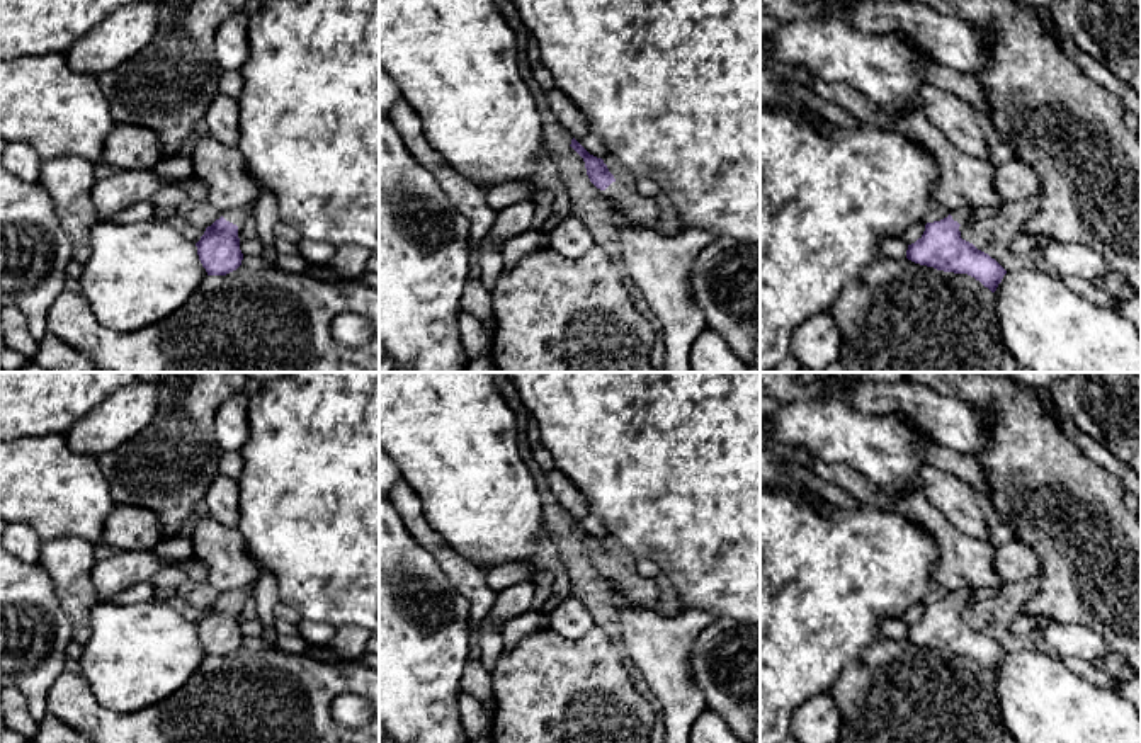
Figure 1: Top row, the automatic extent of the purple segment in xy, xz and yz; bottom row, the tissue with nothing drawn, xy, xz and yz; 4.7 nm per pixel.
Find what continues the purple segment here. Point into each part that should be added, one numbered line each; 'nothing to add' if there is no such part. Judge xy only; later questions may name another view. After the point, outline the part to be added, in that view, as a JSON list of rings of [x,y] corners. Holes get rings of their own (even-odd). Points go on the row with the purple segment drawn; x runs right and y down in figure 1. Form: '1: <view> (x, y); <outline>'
1: xy (240, 215); [[[253,204],[241,206],[231,211],[223,213],[223,218],[236,226],[241,226],[248,218],[255,214]]]

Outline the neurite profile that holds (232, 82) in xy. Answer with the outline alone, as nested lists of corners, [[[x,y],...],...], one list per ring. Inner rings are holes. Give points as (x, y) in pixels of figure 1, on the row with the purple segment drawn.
[[[223,70],[219,75],[219,92],[238,99],[243,90],[243,77],[236,70]]]

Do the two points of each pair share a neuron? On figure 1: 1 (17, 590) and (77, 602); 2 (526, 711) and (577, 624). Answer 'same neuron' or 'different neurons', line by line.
1: different neurons
2: different neurons

